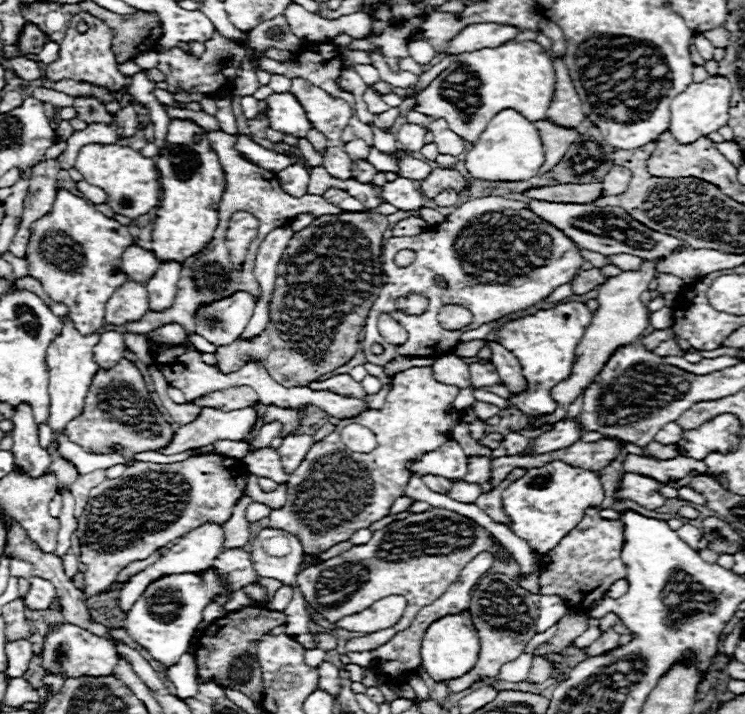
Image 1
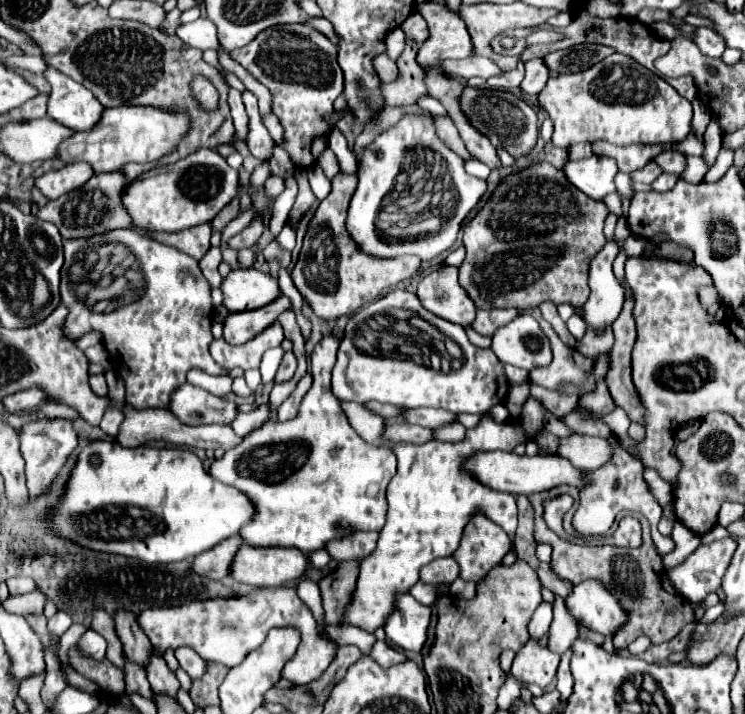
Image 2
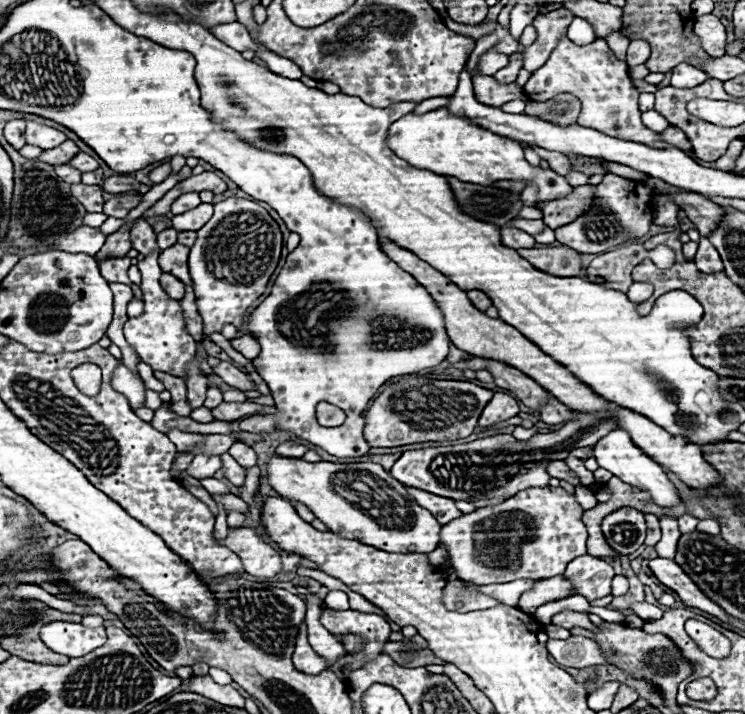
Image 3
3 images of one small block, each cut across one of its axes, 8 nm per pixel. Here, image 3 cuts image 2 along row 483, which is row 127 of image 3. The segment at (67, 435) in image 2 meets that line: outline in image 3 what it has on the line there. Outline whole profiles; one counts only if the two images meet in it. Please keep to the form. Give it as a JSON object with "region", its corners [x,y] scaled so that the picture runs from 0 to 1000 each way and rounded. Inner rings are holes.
{"region":[[[43,168],[35,171],[35,199],[38,202],[46,202],[46,204],[54,204],[56,210],[64,210],[64,207],[75,207],[86,196],[91,196],[89,188],[83,188],[75,179],[67,179],[67,176],[43,171]]]}

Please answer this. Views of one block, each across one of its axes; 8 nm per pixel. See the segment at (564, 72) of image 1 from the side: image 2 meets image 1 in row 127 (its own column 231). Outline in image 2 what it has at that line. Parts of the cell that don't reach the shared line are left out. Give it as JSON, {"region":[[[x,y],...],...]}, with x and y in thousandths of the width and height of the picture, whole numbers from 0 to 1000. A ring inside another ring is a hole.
{"region":[[[325,762],[314,776],[309,790],[309,807],[317,815],[328,815],[336,821],[379,821],[389,812],[397,812],[413,793],[411,779],[395,768],[341,768]]]}

